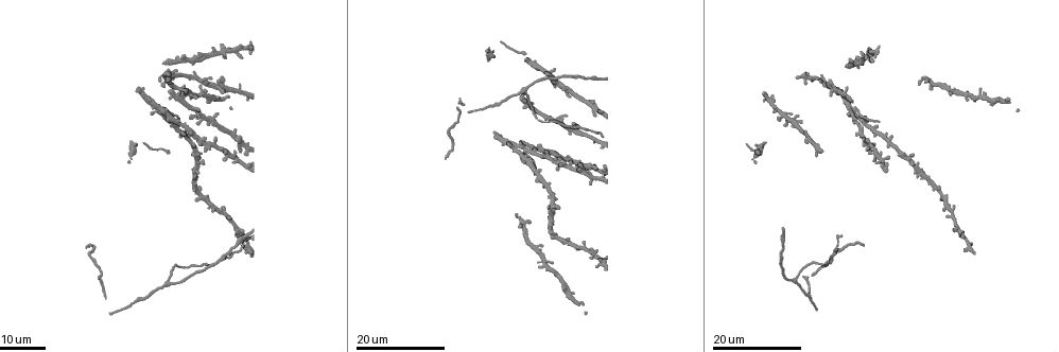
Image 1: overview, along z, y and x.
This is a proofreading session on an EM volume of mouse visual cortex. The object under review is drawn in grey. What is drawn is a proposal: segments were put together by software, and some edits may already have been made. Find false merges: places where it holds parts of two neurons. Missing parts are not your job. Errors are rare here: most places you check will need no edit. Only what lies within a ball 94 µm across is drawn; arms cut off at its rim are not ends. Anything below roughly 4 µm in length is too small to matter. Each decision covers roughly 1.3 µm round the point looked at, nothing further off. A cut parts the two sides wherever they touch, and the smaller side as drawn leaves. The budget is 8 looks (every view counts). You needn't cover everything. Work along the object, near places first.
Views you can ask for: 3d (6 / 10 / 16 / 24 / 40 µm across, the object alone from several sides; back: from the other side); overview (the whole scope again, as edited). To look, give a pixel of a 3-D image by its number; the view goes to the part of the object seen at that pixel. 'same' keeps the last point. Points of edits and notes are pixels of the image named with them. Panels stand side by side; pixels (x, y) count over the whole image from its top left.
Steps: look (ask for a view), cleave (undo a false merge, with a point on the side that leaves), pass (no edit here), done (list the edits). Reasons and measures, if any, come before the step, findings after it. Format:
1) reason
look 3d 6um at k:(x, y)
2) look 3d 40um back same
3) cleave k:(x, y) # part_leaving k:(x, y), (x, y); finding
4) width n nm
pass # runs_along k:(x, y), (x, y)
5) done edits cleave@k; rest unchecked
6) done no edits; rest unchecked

three-way junction
look 3d 24um at 1:(795, 282)

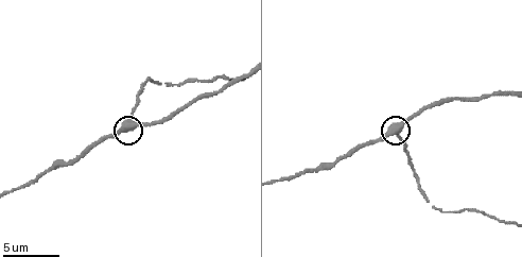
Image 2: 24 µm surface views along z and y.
closer look
look 3d 6um at 2:(395, 126)

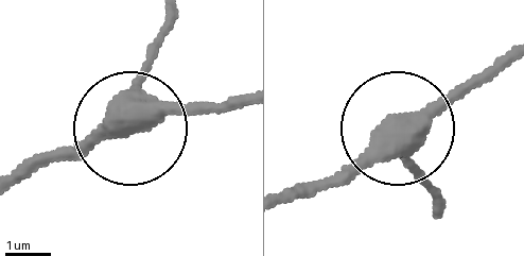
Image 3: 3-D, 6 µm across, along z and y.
width 430 nm
pass # continuous, no second neuron

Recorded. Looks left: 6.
three arms meet
look 3d 16um at 1:(247, 243)

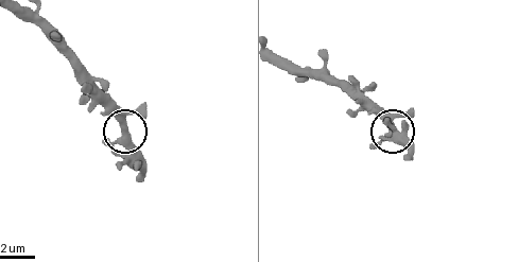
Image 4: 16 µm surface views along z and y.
look 3d 6um at 4:(126, 137)

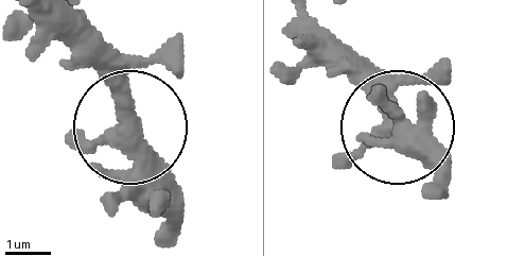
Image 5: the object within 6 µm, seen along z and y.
other side
look 3d 6um back at 5:(125, 128)

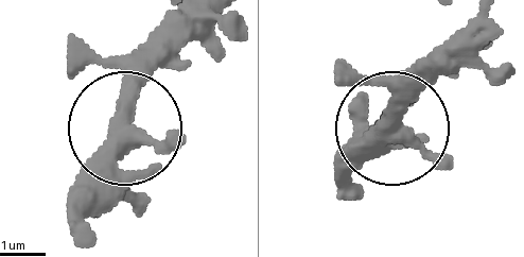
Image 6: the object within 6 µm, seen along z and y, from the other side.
width 340 nm
pass # runs_along 6:(210, 14), (134, 105), (119, 185), (100, 215); continuous, no second neuron

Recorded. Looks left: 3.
a fork
look 3d 24um at 1:(783, 116)

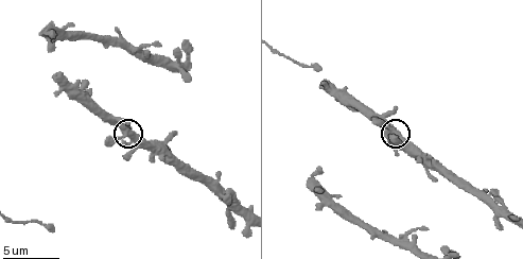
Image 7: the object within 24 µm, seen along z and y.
look 3d 10um at 7:(128, 132)

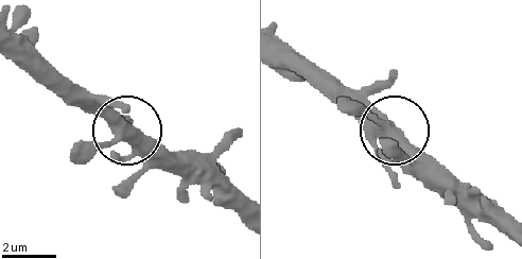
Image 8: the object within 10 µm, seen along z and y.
side_arm 19 um
pass # all the same neuron

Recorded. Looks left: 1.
done no edits; rest unchecked

